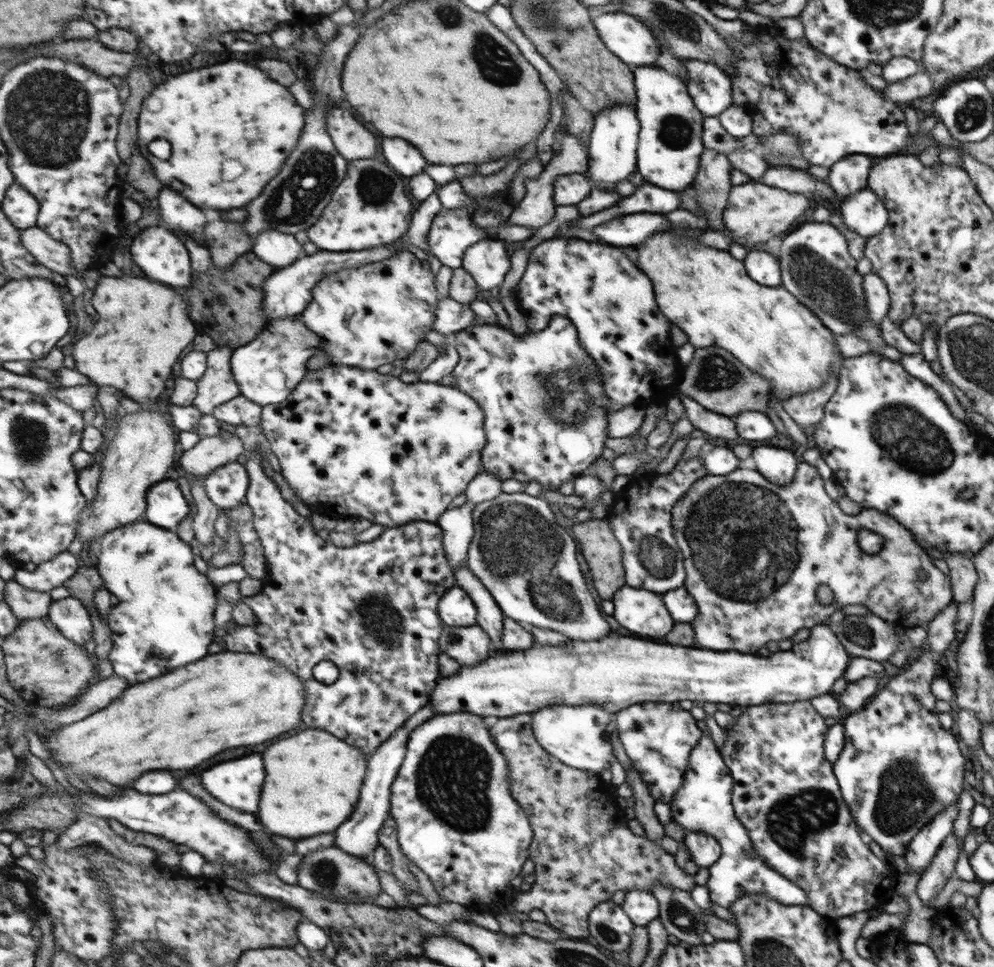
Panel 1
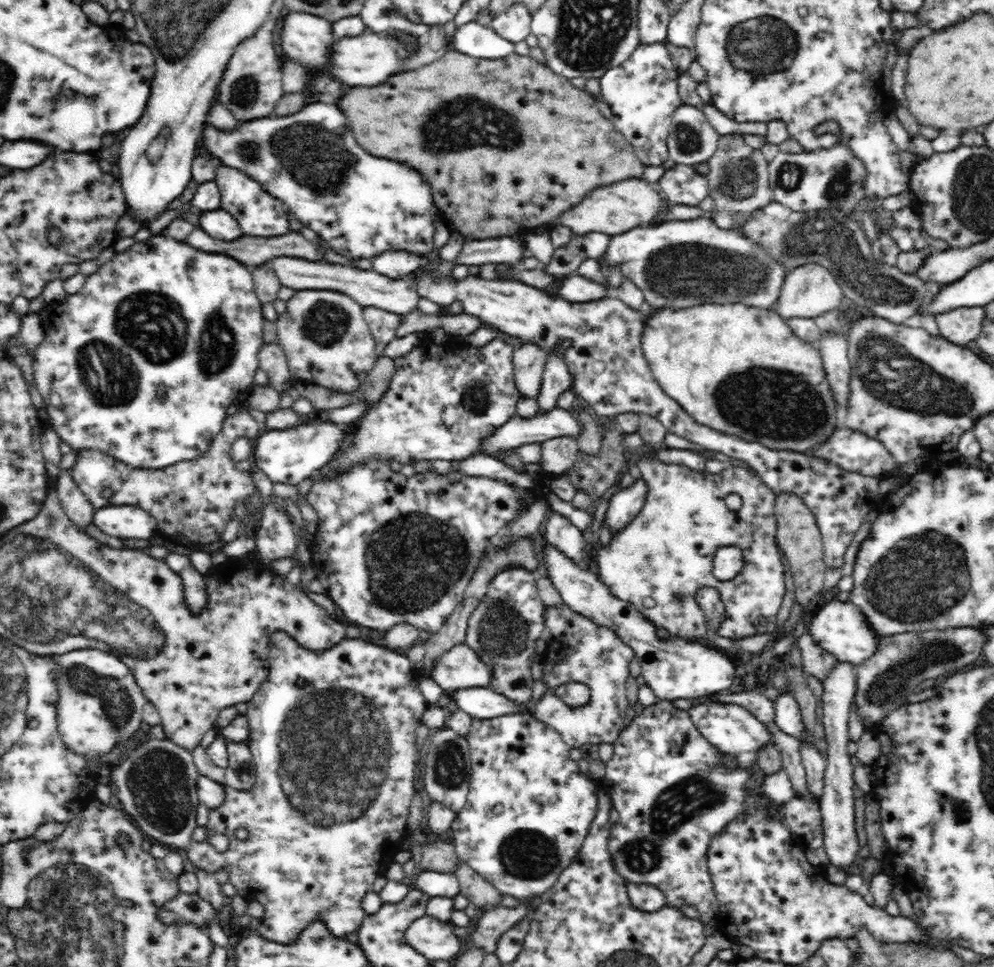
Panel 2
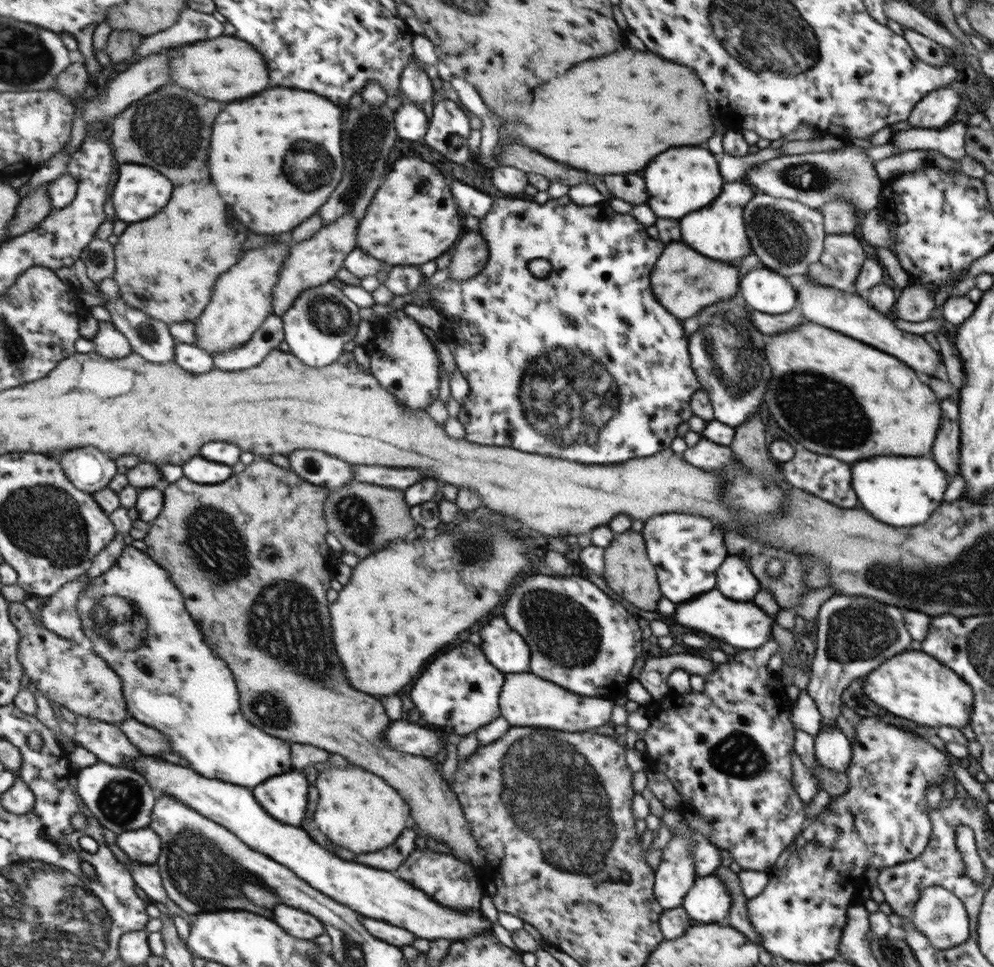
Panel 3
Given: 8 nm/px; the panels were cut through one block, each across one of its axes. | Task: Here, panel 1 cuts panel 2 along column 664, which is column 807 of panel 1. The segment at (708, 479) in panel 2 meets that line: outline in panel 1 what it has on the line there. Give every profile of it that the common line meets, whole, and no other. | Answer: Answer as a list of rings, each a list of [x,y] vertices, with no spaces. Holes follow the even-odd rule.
[[[799,460],[796,465],[795,476],[784,485],[777,485],[769,482],[765,476],[755,470],[736,469],[724,476],[707,475],[701,480],[695,481],[687,492],[671,507],[671,530],[676,545],[679,547],[683,558],[685,559],[686,580],[683,586],[694,598],[698,607],[698,614],[693,621],[690,622],[694,632],[694,639],[701,649],[709,649],[714,651],[737,651],[741,654],[753,654],[761,648],[761,646],[774,646],[779,640],[789,639],[797,630],[801,628],[811,628],[819,623],[824,623],[830,614],[833,614],[838,607],[847,604],[861,604],[868,608],[873,615],[878,616],[892,624],[899,625],[903,628],[913,628],[917,626],[925,626],[941,610],[949,605],[951,600],[951,588],[949,587],[950,578],[941,573],[932,563],[932,558],[927,555],[925,549],[917,545],[917,540],[913,538],[909,530],[905,530],[901,524],[897,524],[893,518],[887,518],[887,514],[881,514],[877,510],[863,510],[856,515],[847,516],[843,514],[837,504],[823,492],[823,480],[819,478],[817,470],[809,464]],[[859,528],[865,528],[869,532],[879,534],[882,538],[882,548],[875,554],[865,554],[857,545],[857,532]],[[917,570],[924,570],[927,573],[926,579],[919,581],[916,577]],[[819,585],[829,586],[833,595],[831,604],[819,604],[815,600],[815,591]]]

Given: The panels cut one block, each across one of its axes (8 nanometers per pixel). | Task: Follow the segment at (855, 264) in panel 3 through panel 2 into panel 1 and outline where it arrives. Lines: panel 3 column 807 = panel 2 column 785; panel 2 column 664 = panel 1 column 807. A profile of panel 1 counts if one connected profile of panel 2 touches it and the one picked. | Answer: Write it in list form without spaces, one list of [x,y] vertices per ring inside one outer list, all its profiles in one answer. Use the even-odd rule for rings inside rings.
[[[806,222],[787,234],[780,248],[780,286],[790,291],[803,306],[818,316],[823,326],[832,334],[855,334],[865,340],[870,348],[881,348],[885,341],[877,326],[866,311],[866,294],[863,292],[862,276],[855,270],[855,260],[847,254],[847,242],[829,222]]]

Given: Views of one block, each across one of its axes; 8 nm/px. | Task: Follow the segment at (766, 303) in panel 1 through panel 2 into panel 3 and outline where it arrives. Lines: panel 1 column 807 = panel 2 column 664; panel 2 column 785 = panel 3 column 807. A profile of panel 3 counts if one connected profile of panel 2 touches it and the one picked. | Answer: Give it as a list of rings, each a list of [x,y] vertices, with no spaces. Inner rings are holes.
[[[811,321],[768,335],[768,338],[763,348],[763,356],[771,368],[771,380],[767,386],[775,388],[765,390],[762,402],[777,426],[805,450],[815,450],[815,454],[835,454],[835,458],[843,458],[843,462],[855,462],[879,454],[921,456],[933,448],[933,438],[939,434],[937,428],[944,416],[941,401],[903,362],[859,342],[859,339]]]

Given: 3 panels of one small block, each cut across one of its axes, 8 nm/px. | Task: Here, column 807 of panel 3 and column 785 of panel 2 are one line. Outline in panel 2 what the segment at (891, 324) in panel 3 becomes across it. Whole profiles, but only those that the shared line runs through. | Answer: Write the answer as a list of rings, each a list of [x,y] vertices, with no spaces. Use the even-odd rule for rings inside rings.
[[[808,264],[792,269],[786,275],[780,296],[775,302],[776,307],[773,310],[785,321],[790,318],[814,319],[816,316],[822,316],[826,312],[838,309],[844,299],[836,278],[832,274],[828,274],[825,267],[819,264]]]

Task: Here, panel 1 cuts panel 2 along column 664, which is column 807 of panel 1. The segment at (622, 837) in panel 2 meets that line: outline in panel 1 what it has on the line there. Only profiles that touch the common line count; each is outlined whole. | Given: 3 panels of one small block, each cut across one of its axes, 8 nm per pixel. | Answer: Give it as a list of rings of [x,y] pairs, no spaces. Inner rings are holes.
[[[810,701],[767,703],[766,705],[744,707],[740,715],[736,717],[734,725],[723,729],[725,741],[719,753],[732,778],[730,803],[733,807],[734,815],[750,836],[749,840],[751,841],[752,849],[756,851],[758,857],[767,866],[770,866],[775,872],[781,874],[781,876],[790,880],[790,882],[793,882],[805,892],[807,901],[809,901],[808,911],[817,912],[825,918],[837,920],[853,916],[853,914],[863,913],[864,911],[870,912],[871,908],[882,908],[893,895],[895,870],[893,868],[887,870],[887,864],[885,864],[885,876],[883,876],[883,862],[877,860],[869,852],[869,848],[859,840],[859,834],[855,832],[855,824],[853,824],[853,817],[850,814],[849,807],[845,806],[845,800],[841,800],[841,791],[833,773],[833,763],[825,758],[825,734],[829,728],[825,726],[823,719],[822,715],[811,706]]]

